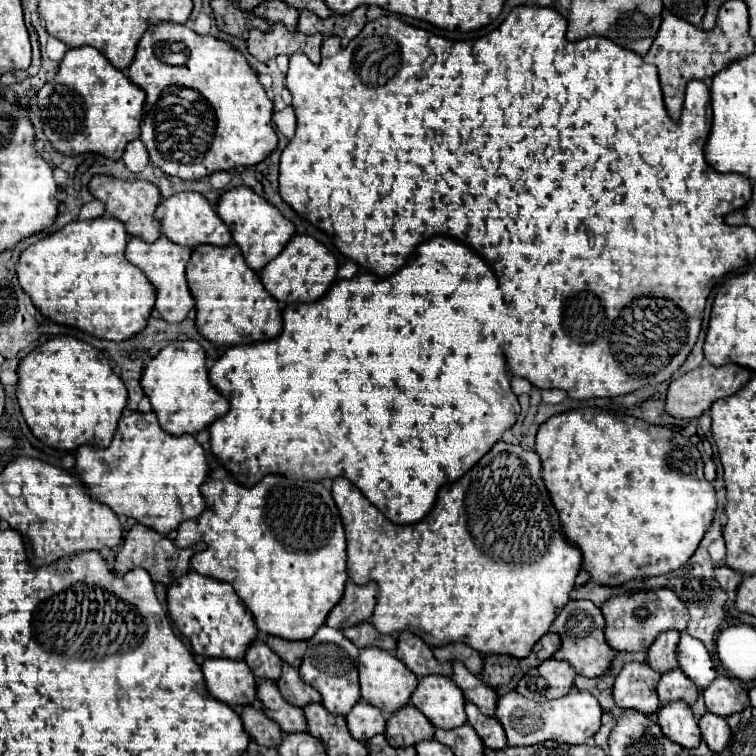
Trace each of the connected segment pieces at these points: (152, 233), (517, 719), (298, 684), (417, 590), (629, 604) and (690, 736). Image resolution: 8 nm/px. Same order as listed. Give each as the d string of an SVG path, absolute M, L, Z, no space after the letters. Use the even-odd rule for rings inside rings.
M95 176L89 182L89 192L105 204L105 212L109 216L113 216L125 224L125 230L131 236L139 236L145 242L155 242L161 236L159 226L153 220L155 208L161 202L159 188L155 184L145 182L145 180L133 180L131 182L131 180L117 180L117 178L109 178L109 176Z
M571 690L567 696L547 702L533 702L519 692L509 692L497 702L497 720L507 732L507 746L529 746L545 740L565 744L585 744L601 728L601 706L589 692Z
M283 664L283 674L277 680L277 686L279 686L279 692L283 694L283 698L297 708L305 708L309 702L321 702L321 694L313 686L305 684L301 680L297 668L293 668L289 664Z
M497 442L465 476L461 476L459 480L455 480L447 486L441 486L433 510L421 522L407 524L407 526L389 522L347 478L333 480L333 500L339 508L339 514L341 514L341 520L345 526L345 534L347 534L347 570L349 570L351 580L361 586L365 586L371 580L375 580L379 584L379 602L375 606L371 622L377 628L377 632L381 632L381 634L409 630L409 632L421 636L431 648L447 646L449 642L465 642L481 654L507 654L513 658L525 658L529 654L529 650L537 644L537 640L549 632L549 626L557 618L557 610L561 610L569 602L569 592L573 590L575 576L581 570L581 558L583 558L581 550L577 546L573 546L571 542L567 542L561 532L559 516L551 504L551 498L549 498L549 492L547 492L543 480L541 480L539 456L531 450L523 450L521 446L513 446L507 442Z
M659 588L659 590L649 590L645 592L627 592L621 596L615 596L607 600L603 606L603 616L605 616L605 638L609 646L617 652L639 652L647 650L655 638L661 632L667 630L685 630L689 624L689 610L685 604L673 594L673 590Z
M685 702L665 704L657 714L657 724L661 726L663 734L671 738L671 742L677 742L681 748L693 748L701 742L699 726Z

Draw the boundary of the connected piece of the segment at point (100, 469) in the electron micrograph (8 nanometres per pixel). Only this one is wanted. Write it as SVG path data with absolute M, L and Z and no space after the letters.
M127 412L119 418L117 434L109 448L91 448L81 446L75 452L75 470L79 480L89 490L91 498L109 506L117 516L135 518L139 524L149 526L151 530L157 530L159 534L169 534L179 528L181 522L201 516L205 510L205 498L199 492L199 486L207 480L209 468L205 460L205 450L199 446L199 442L189 436L171 436L161 430L157 424L157 418L153 412Z

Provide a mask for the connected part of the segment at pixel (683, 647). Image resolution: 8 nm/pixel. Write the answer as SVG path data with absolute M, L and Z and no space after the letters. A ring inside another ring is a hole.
M681 634L679 646L677 646L677 660L679 660L679 668L699 688L709 686L717 676L707 648L703 646L703 642L699 642L697 638L691 638L689 634Z

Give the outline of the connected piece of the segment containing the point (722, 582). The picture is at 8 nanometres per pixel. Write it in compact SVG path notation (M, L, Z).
M719 566L719 568L715 568L715 578L717 578L721 590L725 590L725 592L735 592L737 586L741 584L741 578L743 578L743 576L741 576L739 572L727 568L727 566Z

